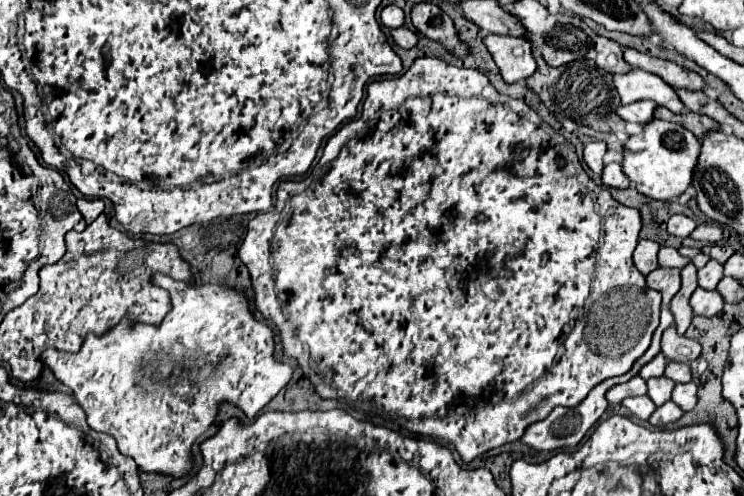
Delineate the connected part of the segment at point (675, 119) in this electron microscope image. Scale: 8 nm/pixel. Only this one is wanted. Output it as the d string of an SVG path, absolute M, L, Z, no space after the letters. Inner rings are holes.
M656 107L656 119L666 119L666 121L672 121L672 123L680 123L684 125L688 131L692 131L698 139L704 137L704 133L712 131L712 129L720 129L720 125L716 125L716 121L704 117L704 115L698 115L698 113L692 113L692 111L684 111L684 113L672 113L670 109L664 109L664 107Z

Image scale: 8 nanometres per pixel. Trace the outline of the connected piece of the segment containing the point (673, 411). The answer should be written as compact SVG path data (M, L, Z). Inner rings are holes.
M668 401L666 405L662 405L662 407L658 407L654 411L654 415L650 417L650 425L654 425L654 427L670 425L670 423L678 421L682 415L684 415L684 411L674 401Z

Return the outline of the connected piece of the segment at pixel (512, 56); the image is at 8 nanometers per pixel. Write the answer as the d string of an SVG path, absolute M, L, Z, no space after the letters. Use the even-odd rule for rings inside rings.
M486 35L484 45L494 57L500 75L506 83L524 81L536 71L536 61L532 57L530 43L522 37L504 37L504 35Z

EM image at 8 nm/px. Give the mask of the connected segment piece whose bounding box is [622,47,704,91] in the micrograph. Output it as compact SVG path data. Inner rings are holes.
M624 47L622 51L624 51L624 61L626 63L630 63L632 67L638 67L642 71L650 71L650 73L662 77L668 85L672 85L676 89L688 89L688 91L704 89L702 77L698 73L682 67L682 65L676 65L672 61L640 53L632 47Z

